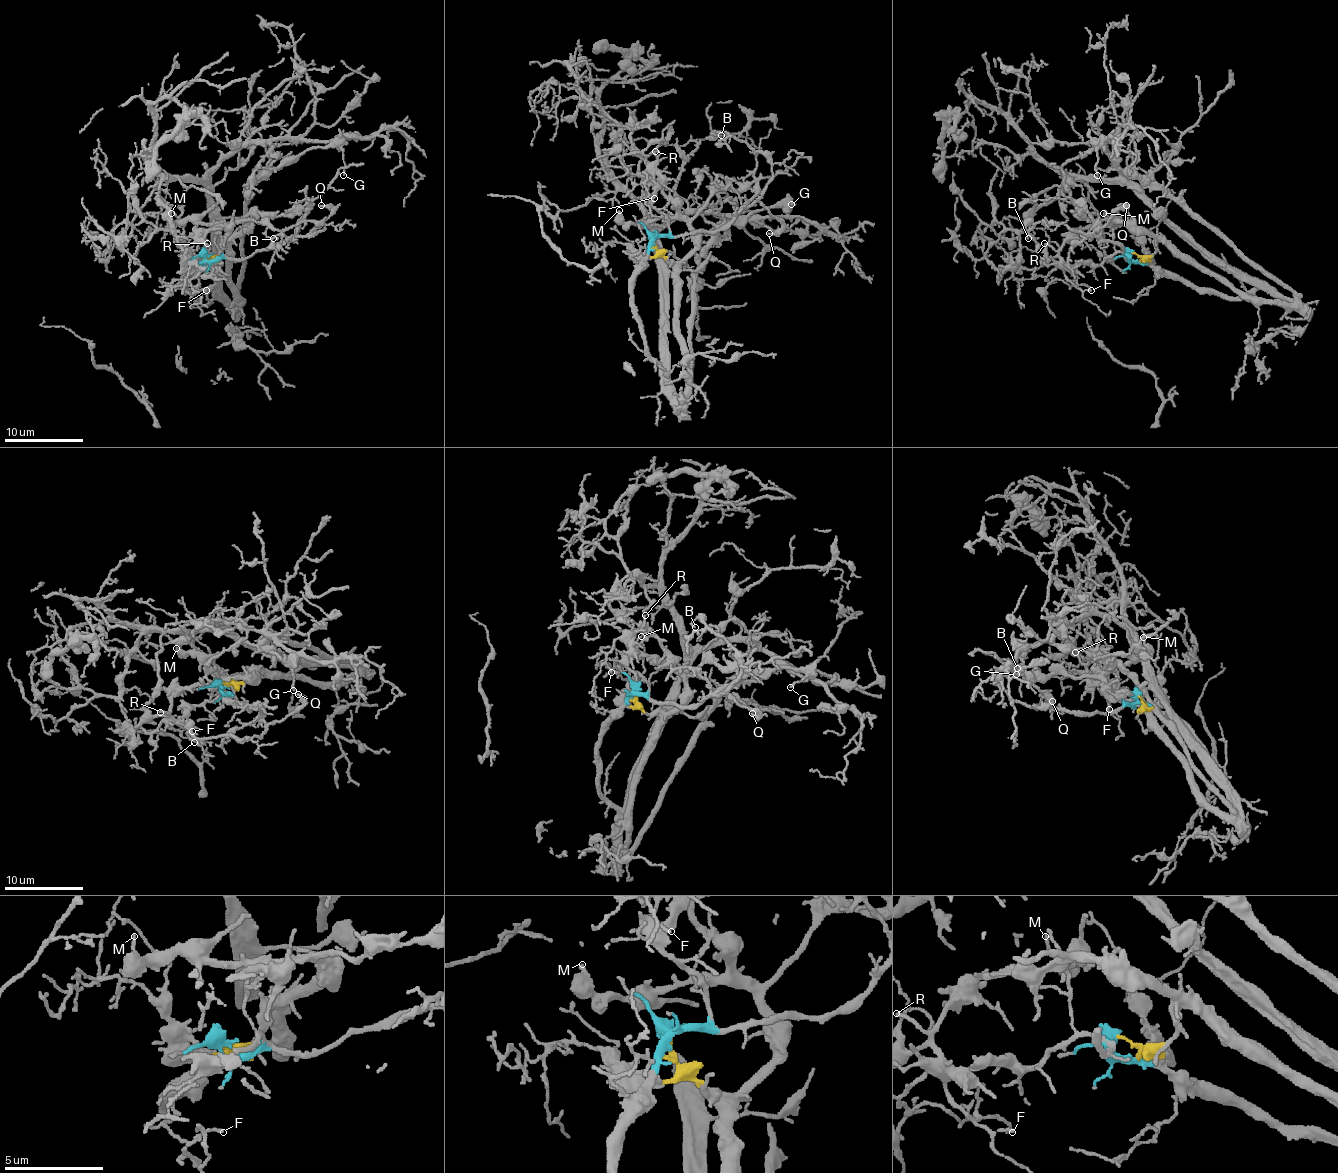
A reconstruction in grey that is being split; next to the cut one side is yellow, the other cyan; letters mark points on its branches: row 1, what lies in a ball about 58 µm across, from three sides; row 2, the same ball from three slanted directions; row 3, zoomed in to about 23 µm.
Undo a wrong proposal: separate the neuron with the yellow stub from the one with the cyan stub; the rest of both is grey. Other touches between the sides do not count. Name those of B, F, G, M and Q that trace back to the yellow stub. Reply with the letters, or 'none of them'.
G, M

